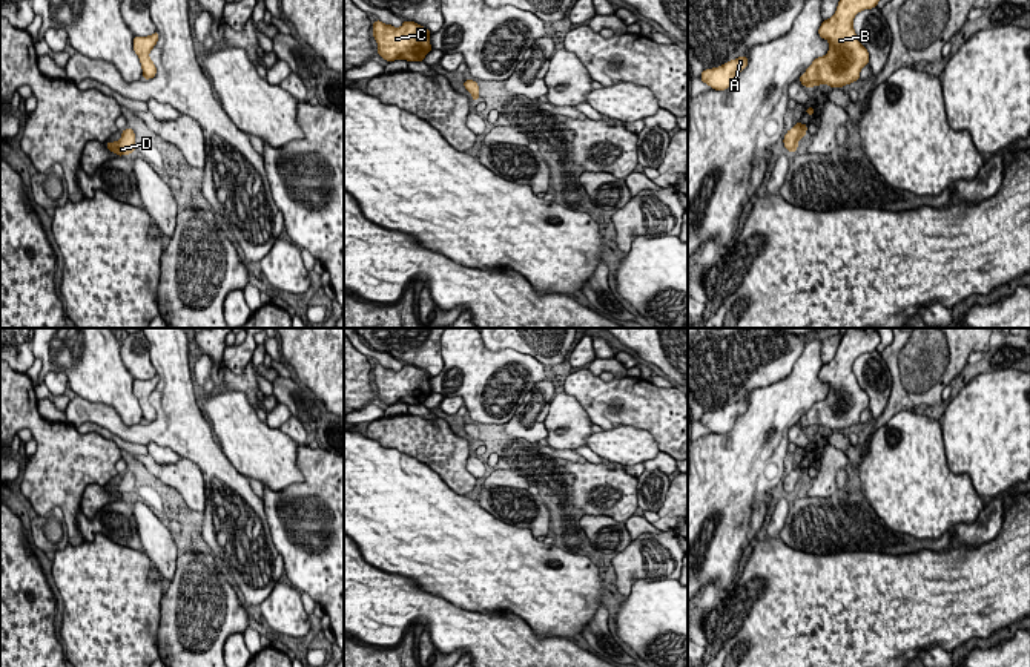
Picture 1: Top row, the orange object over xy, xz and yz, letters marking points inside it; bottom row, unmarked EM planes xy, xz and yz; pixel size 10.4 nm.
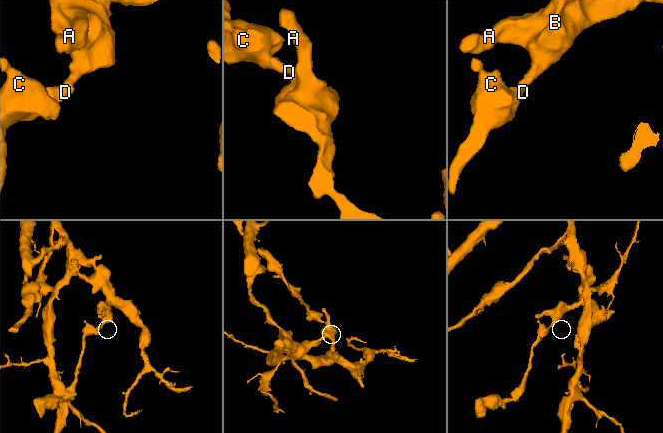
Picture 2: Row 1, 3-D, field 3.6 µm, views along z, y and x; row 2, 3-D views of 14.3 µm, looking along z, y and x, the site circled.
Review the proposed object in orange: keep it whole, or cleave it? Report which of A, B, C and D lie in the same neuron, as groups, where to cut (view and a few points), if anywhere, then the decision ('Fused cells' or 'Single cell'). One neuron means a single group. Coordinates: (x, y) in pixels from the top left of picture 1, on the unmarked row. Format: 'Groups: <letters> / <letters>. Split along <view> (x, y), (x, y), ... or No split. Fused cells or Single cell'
Groups: A B C D. No split. Single cell

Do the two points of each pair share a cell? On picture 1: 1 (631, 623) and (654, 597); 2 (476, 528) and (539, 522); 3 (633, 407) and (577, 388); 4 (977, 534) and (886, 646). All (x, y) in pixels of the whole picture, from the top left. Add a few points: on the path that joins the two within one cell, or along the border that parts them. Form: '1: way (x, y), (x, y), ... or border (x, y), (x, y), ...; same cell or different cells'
1: way (637, 617), (651, 603); same cell
2: border (481, 506), (507, 523), (527, 528), (534, 538); different cells
3: way (619, 402), (600, 400), (591, 391); same cell
4: border (1000, 528), (990, 540), (978, 546), (955, 546); different cells

